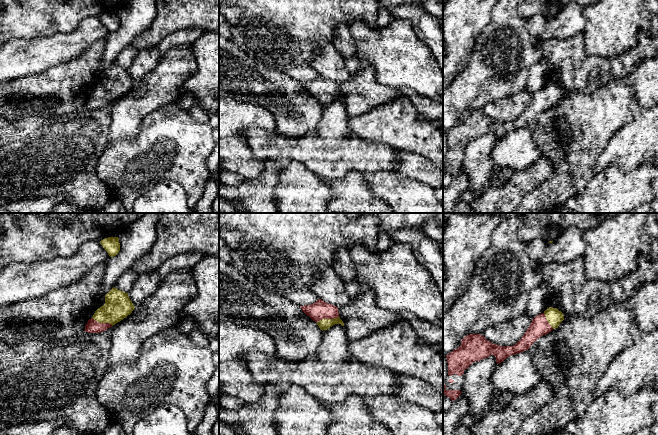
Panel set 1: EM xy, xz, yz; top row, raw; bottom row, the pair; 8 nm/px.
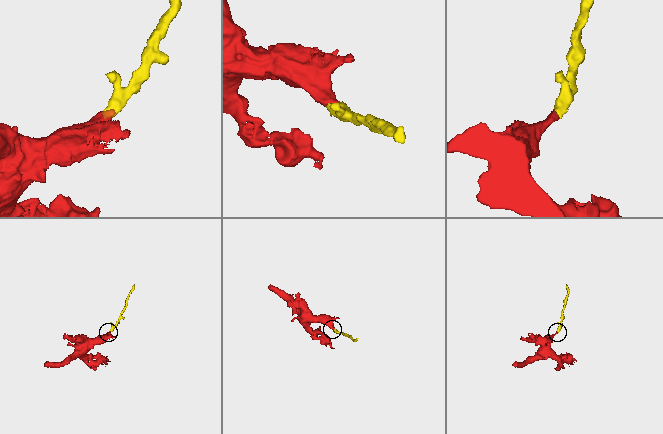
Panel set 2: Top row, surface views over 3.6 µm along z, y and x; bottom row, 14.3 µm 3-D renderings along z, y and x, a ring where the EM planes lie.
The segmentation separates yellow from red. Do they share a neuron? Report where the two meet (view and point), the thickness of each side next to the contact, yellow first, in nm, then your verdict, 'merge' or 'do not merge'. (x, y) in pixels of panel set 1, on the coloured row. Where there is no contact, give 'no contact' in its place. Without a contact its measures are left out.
contact xz (327, 319); calibres 90 and 150 nm; merge

